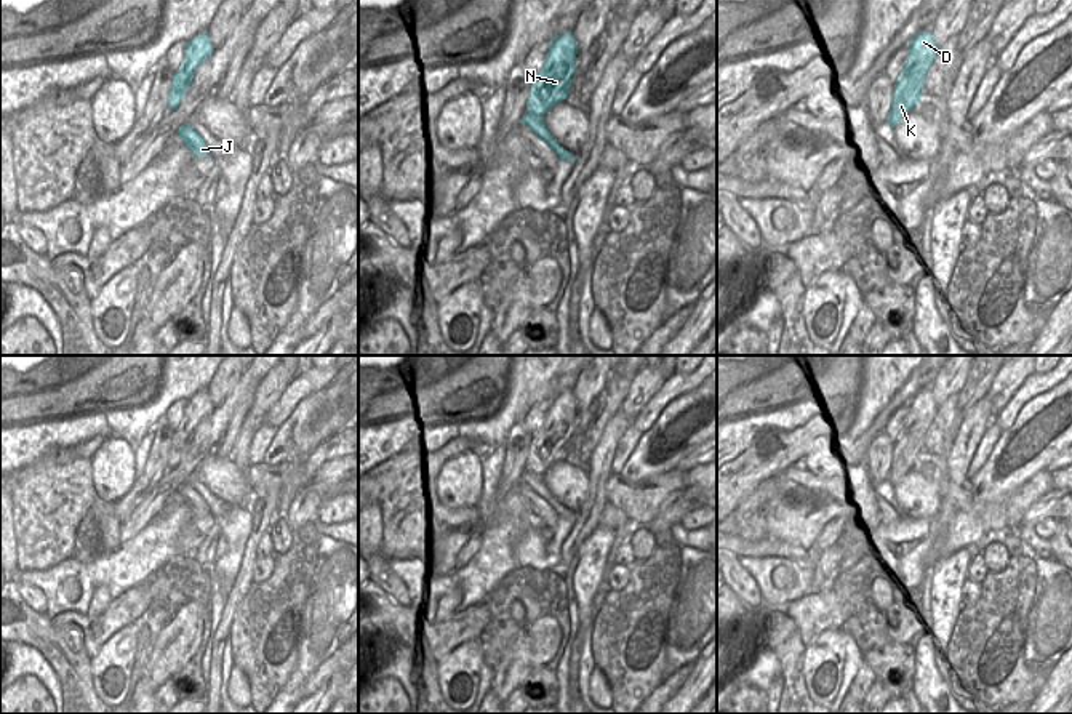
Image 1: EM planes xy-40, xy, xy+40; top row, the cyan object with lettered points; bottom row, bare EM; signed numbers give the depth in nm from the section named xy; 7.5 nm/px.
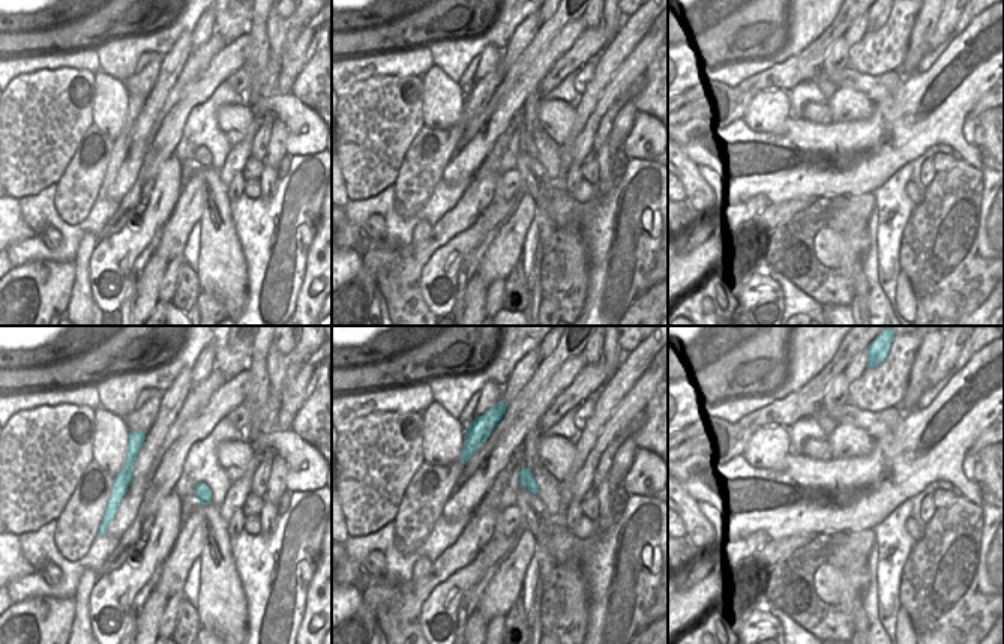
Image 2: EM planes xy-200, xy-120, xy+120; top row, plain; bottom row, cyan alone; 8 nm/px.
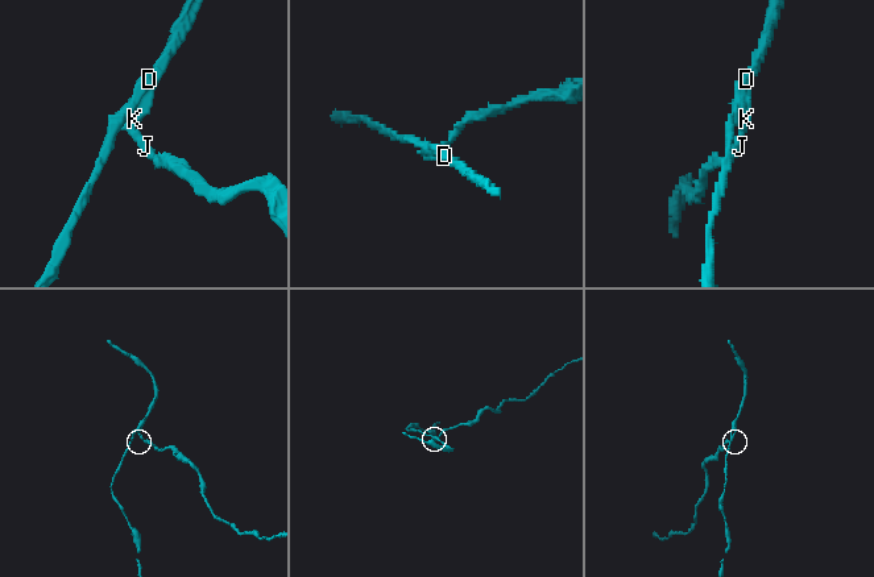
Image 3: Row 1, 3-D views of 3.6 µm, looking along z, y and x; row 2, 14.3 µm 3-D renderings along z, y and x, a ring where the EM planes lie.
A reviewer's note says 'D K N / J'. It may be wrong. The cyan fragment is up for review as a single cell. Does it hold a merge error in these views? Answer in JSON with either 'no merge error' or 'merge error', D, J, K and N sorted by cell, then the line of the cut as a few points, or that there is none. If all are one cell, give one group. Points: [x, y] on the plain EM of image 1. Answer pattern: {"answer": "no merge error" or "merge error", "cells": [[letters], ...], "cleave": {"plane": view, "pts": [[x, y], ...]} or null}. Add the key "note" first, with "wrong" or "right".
{"note": "right", "answer": "merge error", "cells": [["D", "K", "N"], ["J"]], "cleave": {"plane": "xy", "pts": [[527, 469], [543, 477]]}}

